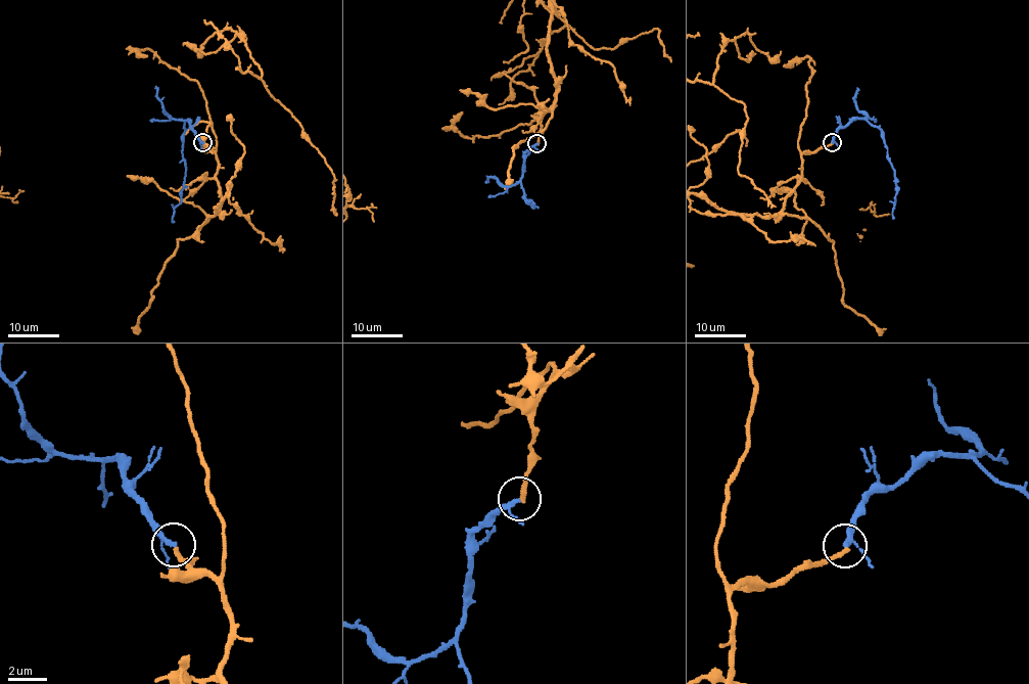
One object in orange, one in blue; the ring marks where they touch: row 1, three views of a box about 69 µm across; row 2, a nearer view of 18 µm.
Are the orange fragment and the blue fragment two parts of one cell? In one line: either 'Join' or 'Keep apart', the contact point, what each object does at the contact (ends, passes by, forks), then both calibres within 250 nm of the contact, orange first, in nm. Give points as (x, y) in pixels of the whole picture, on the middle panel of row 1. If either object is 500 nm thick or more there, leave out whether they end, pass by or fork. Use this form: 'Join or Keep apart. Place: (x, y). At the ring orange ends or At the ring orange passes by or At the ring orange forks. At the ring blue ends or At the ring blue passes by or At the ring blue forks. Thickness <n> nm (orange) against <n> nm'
Keep apart. Place: (536, 143). At the ring orange ends. At the ring blue passes by. Thickness 240 nm (orange) against 200 nm

